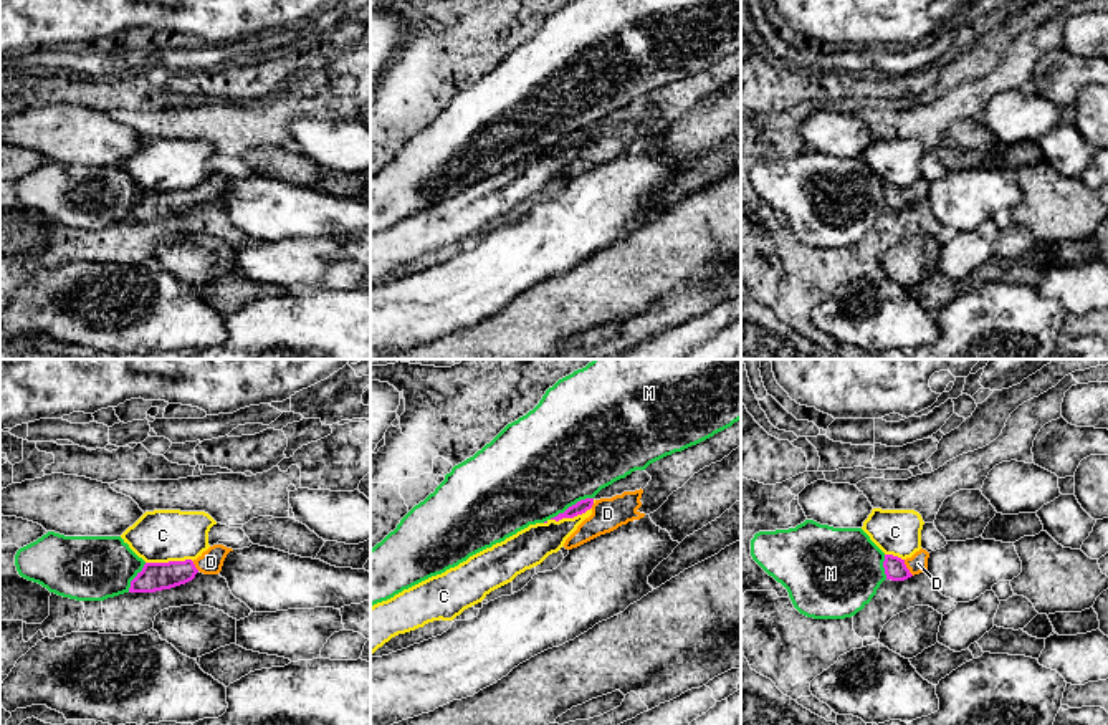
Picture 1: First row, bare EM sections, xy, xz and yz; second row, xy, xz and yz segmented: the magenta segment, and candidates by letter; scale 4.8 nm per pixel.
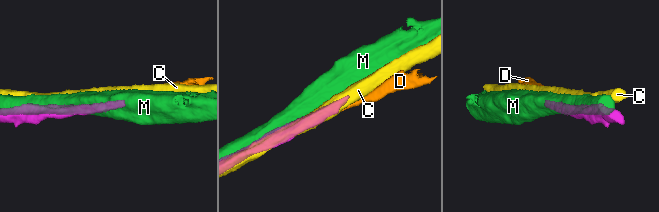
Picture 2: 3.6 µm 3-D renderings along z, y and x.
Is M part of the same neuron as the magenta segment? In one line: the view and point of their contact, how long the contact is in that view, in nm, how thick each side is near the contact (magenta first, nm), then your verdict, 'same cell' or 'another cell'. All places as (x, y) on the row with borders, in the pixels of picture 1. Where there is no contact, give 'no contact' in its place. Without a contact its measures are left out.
contact xz (573, 505); length 240 nm; calibres 70 and 500 nm; another cell

